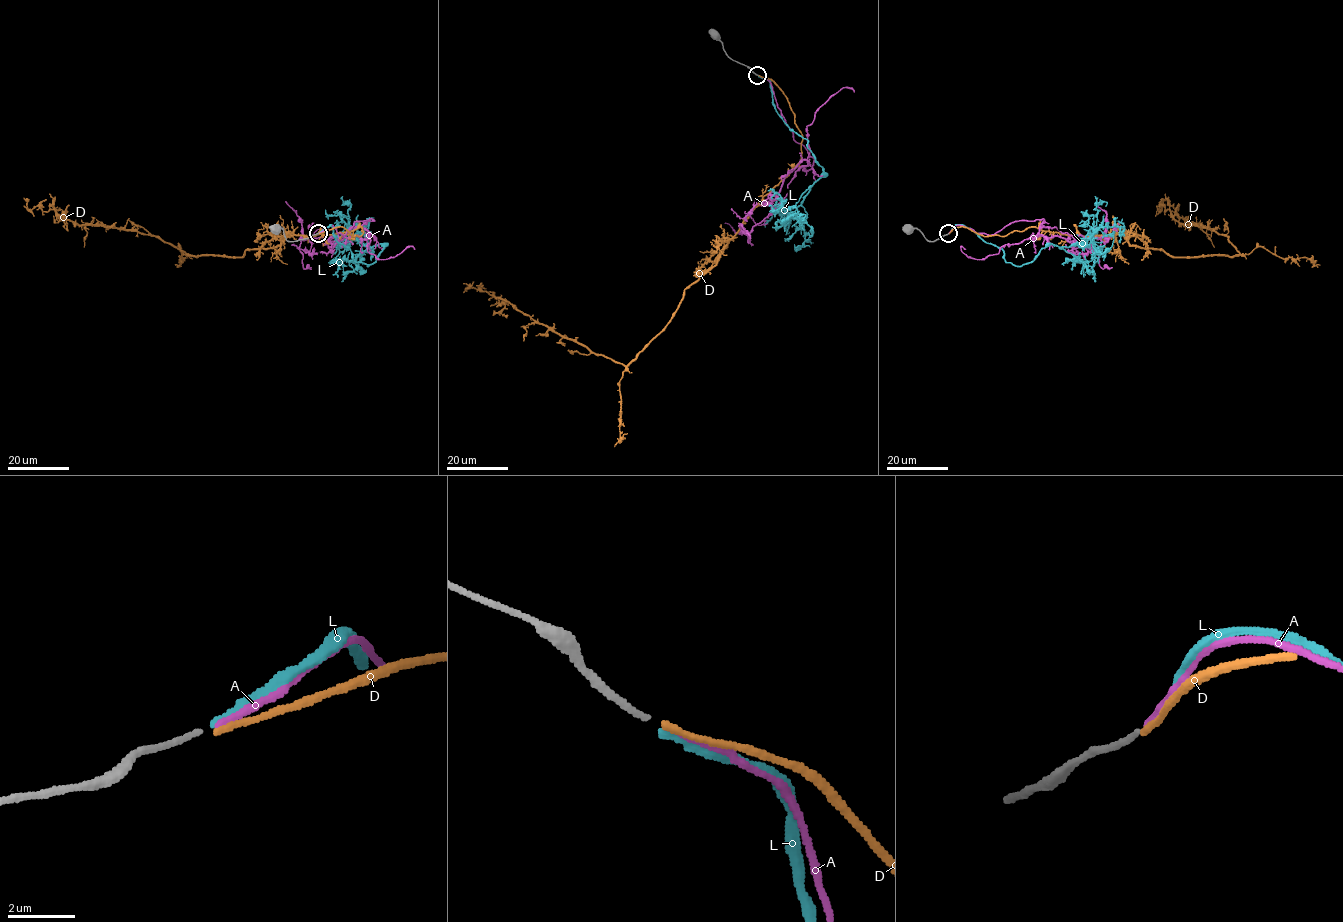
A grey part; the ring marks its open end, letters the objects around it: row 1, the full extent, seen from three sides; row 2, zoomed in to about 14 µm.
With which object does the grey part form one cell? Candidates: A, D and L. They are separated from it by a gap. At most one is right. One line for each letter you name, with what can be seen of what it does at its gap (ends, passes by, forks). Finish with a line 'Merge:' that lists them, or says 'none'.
A: it ends
Merge: A

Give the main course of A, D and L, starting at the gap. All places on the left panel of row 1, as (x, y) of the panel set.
A: (319, 233), (331, 225), (343, 235), (374, 220), (342, 239), (301, 237), (303, 265), (311, 267)
D: (319, 233), (363, 233), (286, 234), (242, 256), (194, 256), (135, 231), (29, 209), (24, 197)
L: (319, 233), (331, 225), (352, 257), (368, 266), (383, 246), (362, 242), (365, 226), (357, 229), (360, 242)

